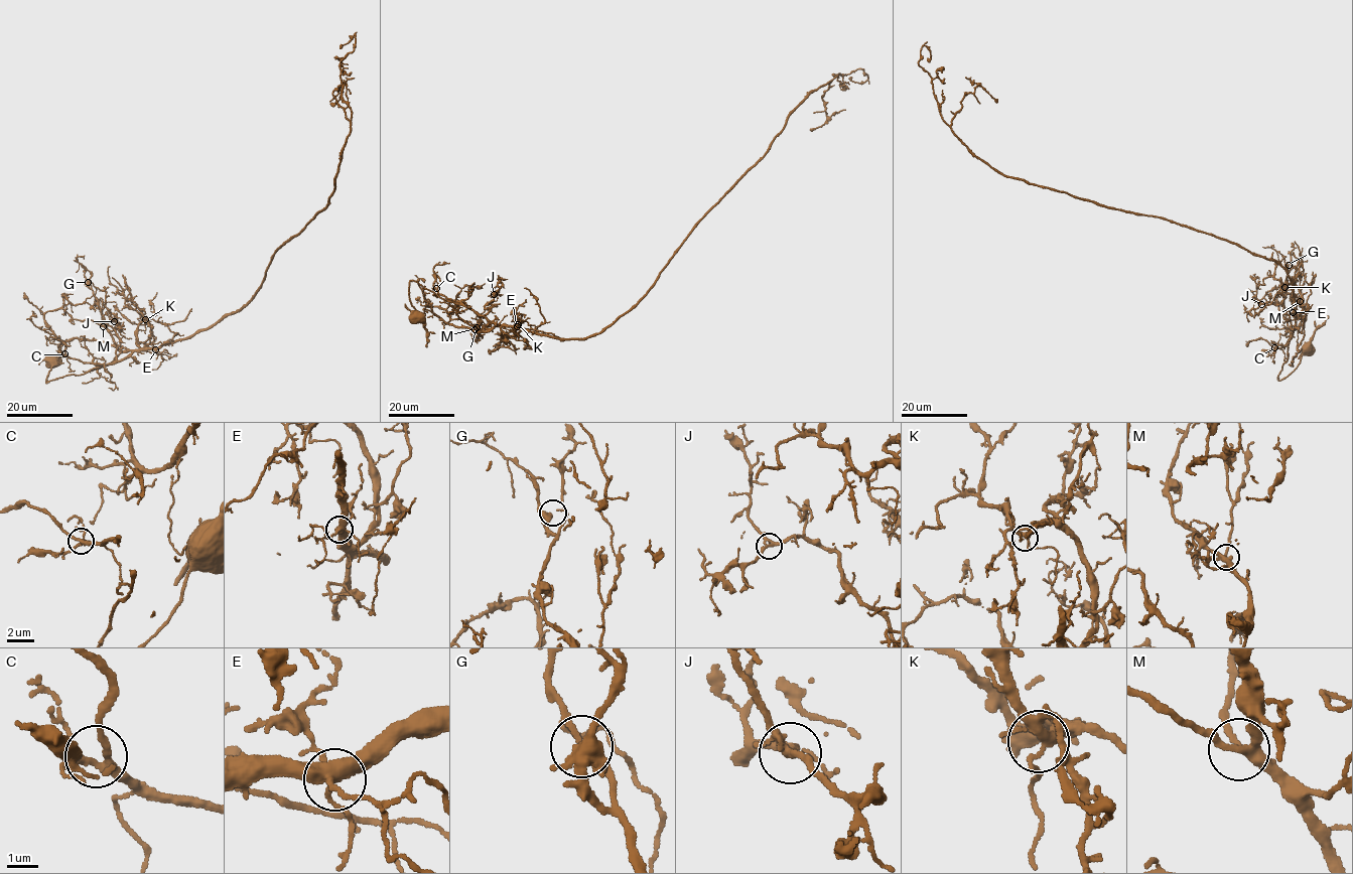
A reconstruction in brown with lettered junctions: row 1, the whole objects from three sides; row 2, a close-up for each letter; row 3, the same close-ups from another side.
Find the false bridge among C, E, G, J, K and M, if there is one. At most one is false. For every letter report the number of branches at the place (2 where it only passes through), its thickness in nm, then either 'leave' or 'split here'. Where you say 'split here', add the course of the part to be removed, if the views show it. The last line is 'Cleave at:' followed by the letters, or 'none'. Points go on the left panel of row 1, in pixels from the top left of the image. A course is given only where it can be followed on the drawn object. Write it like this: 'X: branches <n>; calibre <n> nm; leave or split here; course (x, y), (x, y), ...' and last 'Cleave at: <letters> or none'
C: branches 5; calibre 220 nm; leave
E: branches 5; calibre 400 nm; leave
G: branches 4; calibre 360 nm; leave
J: branches 4; calibre 200 nm; leave
K: branches 5; calibre 280 nm; leave
M: branches 4; calibre 280 nm; leave
Cleave at: none

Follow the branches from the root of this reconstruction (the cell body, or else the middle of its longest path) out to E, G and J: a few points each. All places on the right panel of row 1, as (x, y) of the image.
E: (1307, 349), (1292, 373), (1277, 379), (1287, 359), (1288, 343), (1296, 318), (1293, 312)
G: (1307, 349), (1292, 373), (1277, 379), (1295, 322), (1306, 319), (1307, 314), (1287, 291), (1289, 265)
J: (1307, 349), (1292, 373), (1277, 379), (1287, 359), (1293, 327), (1276, 305), (1267, 301), (1261, 304)

